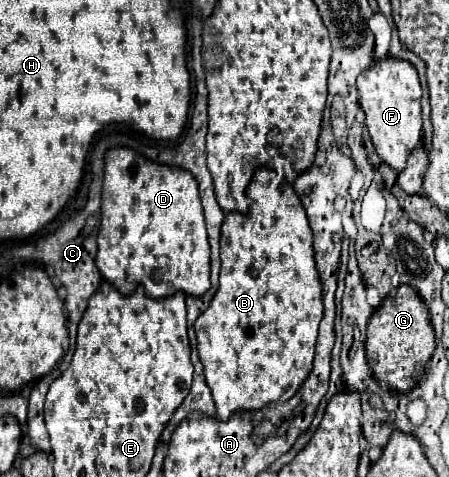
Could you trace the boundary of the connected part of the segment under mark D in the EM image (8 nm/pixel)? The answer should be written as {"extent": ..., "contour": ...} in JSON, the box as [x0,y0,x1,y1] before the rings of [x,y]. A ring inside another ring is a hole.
{"extent":[95,147,209,297],"contour":[[[111,147],[103,163],[103,195],[101,195],[101,227],[97,235],[95,265],[101,275],[123,295],[137,285],[145,287],[151,297],[167,297],[175,291],[203,295],[209,283],[209,243],[199,201],[199,187],[193,175],[181,167],[159,165],[141,157],[129,147]]]}

